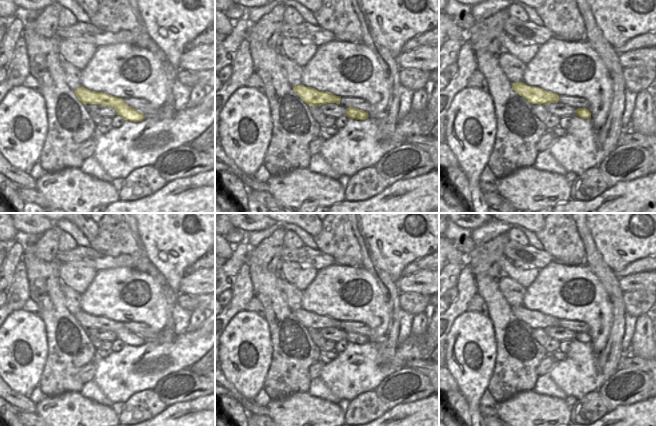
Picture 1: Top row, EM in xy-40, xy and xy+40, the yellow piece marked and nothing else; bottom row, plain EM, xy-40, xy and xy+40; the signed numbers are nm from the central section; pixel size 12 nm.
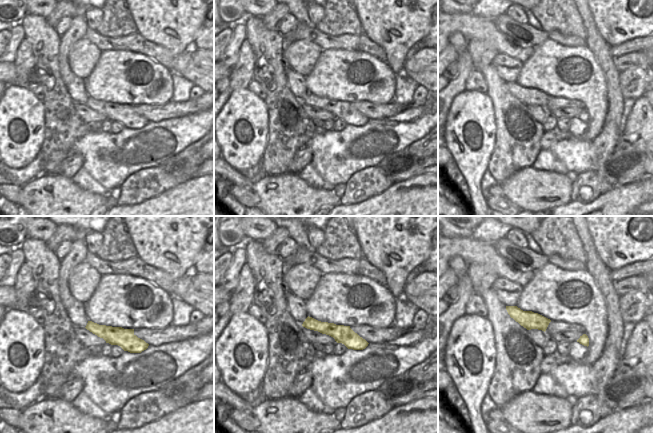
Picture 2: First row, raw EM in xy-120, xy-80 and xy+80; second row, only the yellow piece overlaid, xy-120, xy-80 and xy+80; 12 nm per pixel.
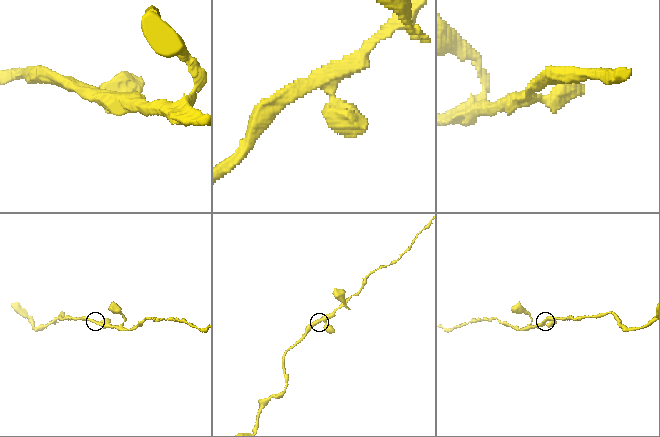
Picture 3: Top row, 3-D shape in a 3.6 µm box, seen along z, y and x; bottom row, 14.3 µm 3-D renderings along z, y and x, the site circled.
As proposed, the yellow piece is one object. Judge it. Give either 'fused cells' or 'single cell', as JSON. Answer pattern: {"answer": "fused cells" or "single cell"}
{"answer": "single cell"}

